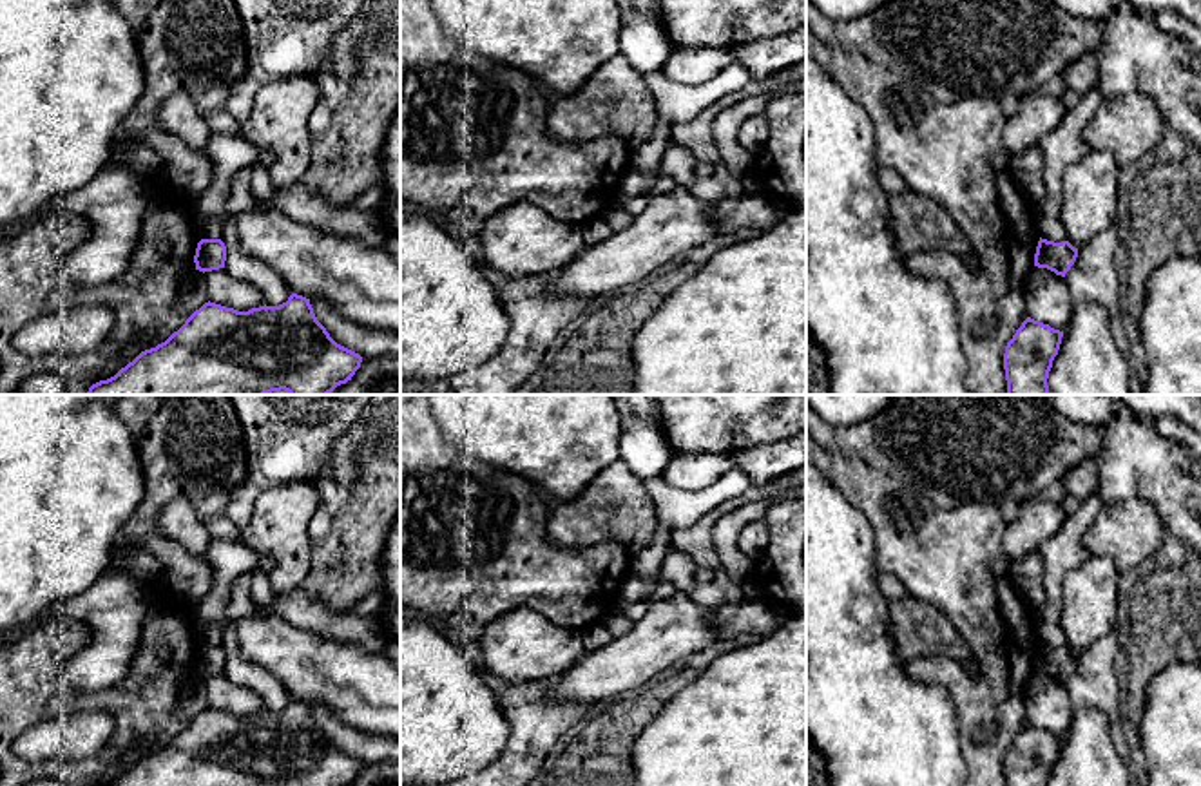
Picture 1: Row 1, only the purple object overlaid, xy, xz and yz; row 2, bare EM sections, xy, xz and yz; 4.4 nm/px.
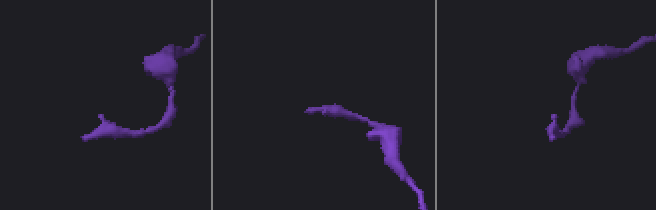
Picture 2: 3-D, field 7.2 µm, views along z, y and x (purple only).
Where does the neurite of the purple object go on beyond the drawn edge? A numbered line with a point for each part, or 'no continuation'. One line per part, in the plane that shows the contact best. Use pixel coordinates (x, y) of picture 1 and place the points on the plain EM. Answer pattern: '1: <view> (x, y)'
no continuation

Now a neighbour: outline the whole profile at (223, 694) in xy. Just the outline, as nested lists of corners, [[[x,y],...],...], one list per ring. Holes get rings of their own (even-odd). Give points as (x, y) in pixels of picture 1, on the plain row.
[[[226,674],[205,677],[205,686],[210,708],[237,717],[248,717],[266,710],[257,692],[232,683]]]

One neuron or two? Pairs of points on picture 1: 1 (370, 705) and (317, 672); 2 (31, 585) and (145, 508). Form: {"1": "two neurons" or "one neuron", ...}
{"1": "one neuron", "2": "two neurons"}

